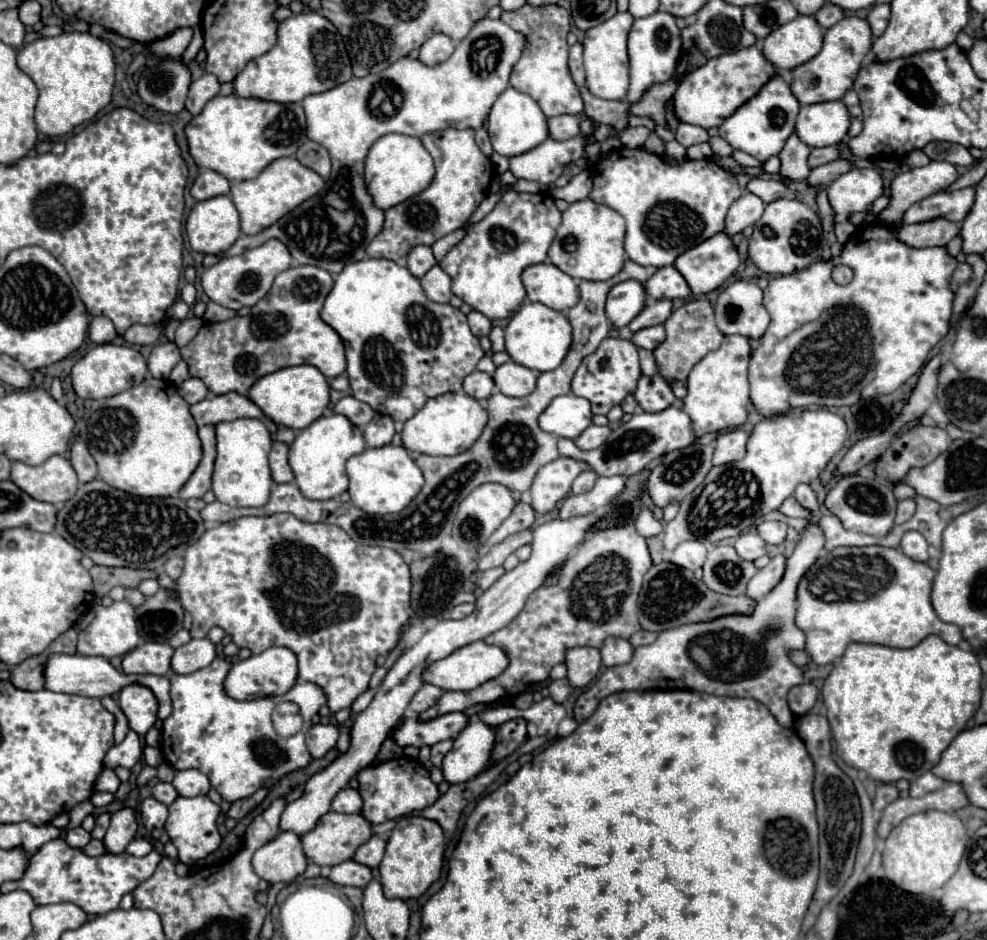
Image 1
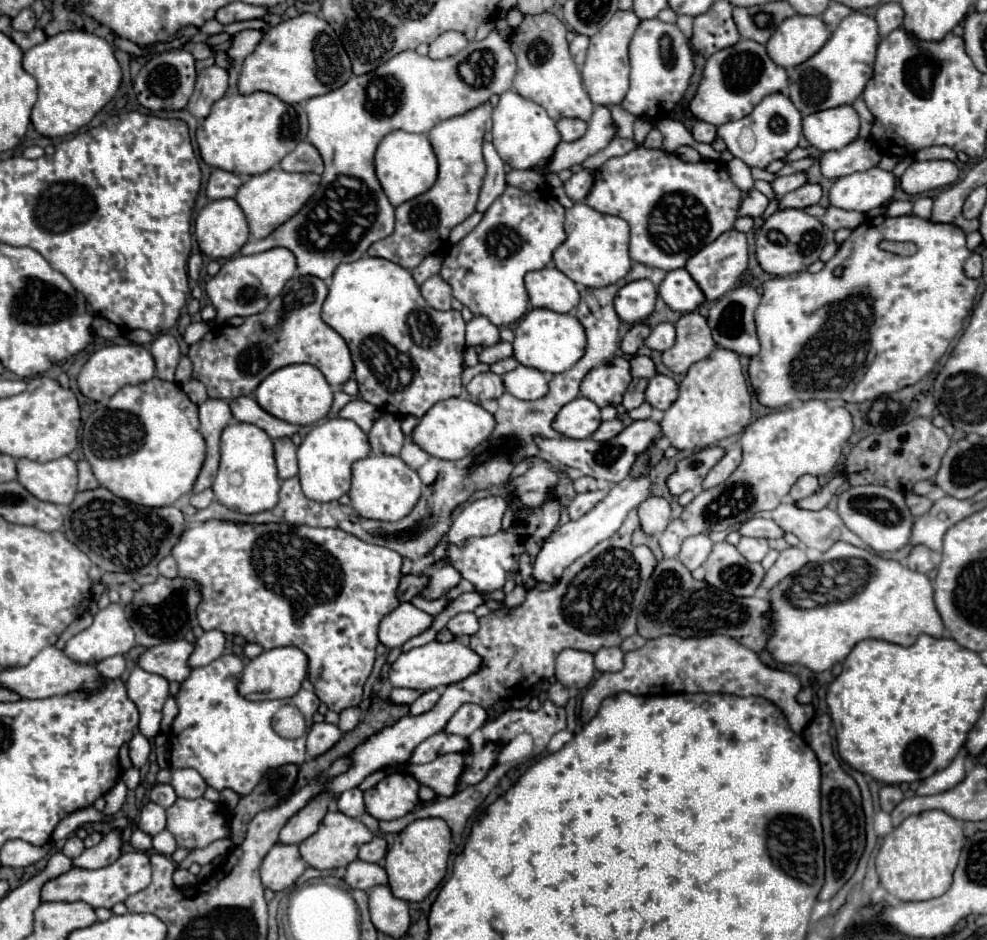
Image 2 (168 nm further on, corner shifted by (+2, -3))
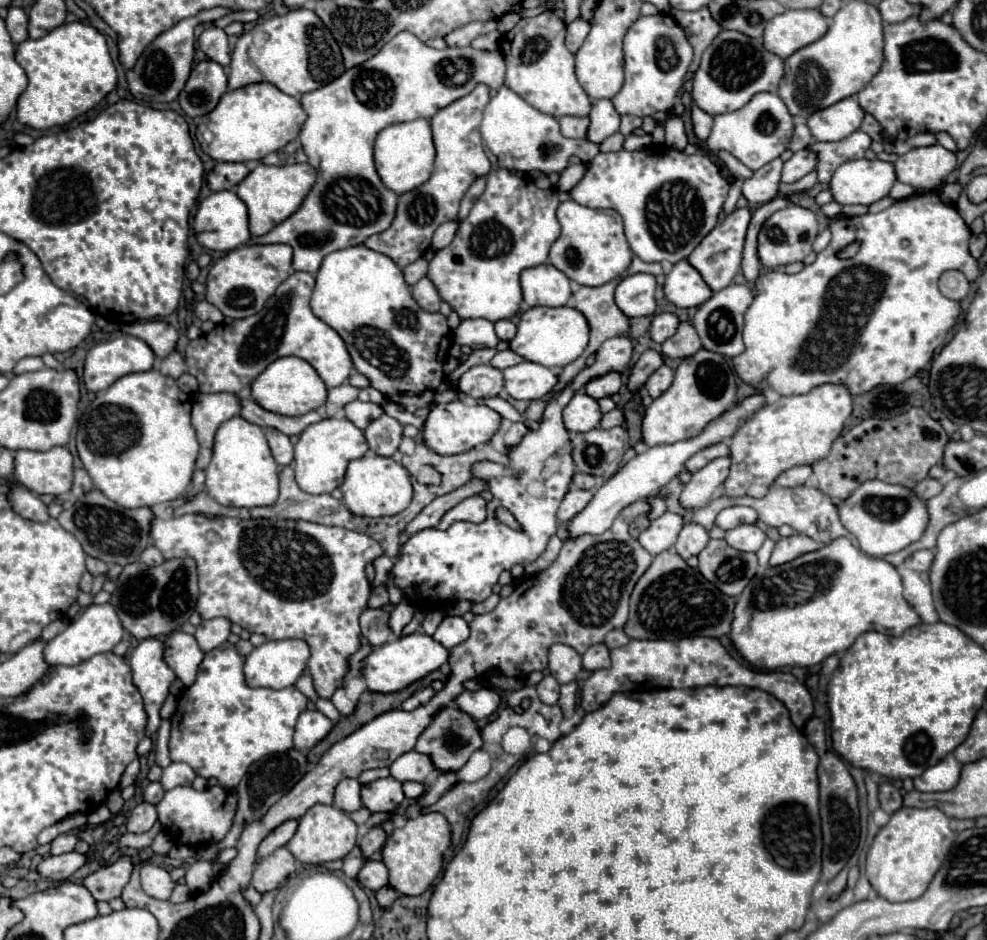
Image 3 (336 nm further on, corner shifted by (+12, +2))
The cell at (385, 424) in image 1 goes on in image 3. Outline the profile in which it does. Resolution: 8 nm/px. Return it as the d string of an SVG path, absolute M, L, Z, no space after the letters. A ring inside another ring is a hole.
M382 414L380 418L368 424L368 428L364 430L364 436L374 454L392 456L398 450L398 444L402 440L402 426L392 416Z

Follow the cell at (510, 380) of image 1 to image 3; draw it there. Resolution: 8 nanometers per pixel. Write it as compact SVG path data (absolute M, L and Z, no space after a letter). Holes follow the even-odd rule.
M520 362L504 370L504 388L516 400L538 400L556 384L556 374L536 362Z

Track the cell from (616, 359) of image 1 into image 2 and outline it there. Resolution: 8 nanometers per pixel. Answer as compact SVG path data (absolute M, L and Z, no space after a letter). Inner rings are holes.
M614 357L610 365L600 365L584 377L580 393L594 401L598 407L620 405L630 381L632 377L628 361L624 357Z

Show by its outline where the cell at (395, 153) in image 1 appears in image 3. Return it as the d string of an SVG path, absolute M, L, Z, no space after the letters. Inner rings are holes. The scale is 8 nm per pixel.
M424 118L412 120L412 122L402 122L402 124L392 124L386 126L378 136L374 144L374 162L376 162L376 172L382 178L384 186L396 194L410 192L424 184L434 166L434 144L432 144L432 132L430 132L430 122Z

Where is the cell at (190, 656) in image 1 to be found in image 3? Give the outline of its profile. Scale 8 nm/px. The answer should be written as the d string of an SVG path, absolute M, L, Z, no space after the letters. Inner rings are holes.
M226 618L204 620L204 622L196 628L196 634L194 634L200 650L204 650L204 652L222 646L228 636L230 636L230 622L228 622Z

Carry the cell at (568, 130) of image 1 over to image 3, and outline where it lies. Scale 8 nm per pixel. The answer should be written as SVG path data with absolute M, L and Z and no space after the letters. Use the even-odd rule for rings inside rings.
M562 116L558 118L560 130L566 138L584 138L588 130L588 118L578 118L578 116Z

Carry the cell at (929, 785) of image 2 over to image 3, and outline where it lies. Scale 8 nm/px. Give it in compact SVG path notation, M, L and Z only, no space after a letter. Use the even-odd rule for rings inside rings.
M948 754L936 766L928 768L922 776L914 778L914 788L920 792L944 792L956 786L962 764L956 762L954 754Z

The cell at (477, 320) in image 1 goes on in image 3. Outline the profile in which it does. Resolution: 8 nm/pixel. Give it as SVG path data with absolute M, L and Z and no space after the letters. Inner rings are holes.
M484 318L474 320L462 320L460 326L454 330L454 340L460 346L470 348L494 348L498 344L498 338L494 334L494 324Z

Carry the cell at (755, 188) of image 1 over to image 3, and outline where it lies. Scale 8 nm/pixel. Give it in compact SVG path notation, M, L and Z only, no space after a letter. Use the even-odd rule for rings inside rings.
M798 150L798 152L794 152L794 156L790 160L784 162L782 182L794 184L800 178L804 178L808 172L812 172L814 168L816 168L816 156L808 150Z

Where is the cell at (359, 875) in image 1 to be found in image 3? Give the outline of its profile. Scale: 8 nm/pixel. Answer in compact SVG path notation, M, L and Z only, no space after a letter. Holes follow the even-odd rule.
M366 860L364 866L360 868L360 872L356 874L356 880L370 890L380 890L388 884L388 870L384 866L384 862L374 862L374 860Z

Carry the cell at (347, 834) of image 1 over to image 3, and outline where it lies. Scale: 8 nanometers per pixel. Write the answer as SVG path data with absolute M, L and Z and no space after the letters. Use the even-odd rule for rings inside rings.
M316 804L300 818L300 826L286 846L294 854L294 858L304 864L322 864L330 860L340 860L356 846L356 830L358 826L354 824L354 820L350 820L348 814L342 812L340 808Z

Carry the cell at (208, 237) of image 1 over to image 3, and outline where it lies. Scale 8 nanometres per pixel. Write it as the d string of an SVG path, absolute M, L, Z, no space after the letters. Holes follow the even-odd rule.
M230 190L224 192L212 192L208 198L204 198L198 204L196 216L194 216L194 234L198 242L214 252L230 252L242 244L248 242L250 230L248 230L248 214L246 204Z

